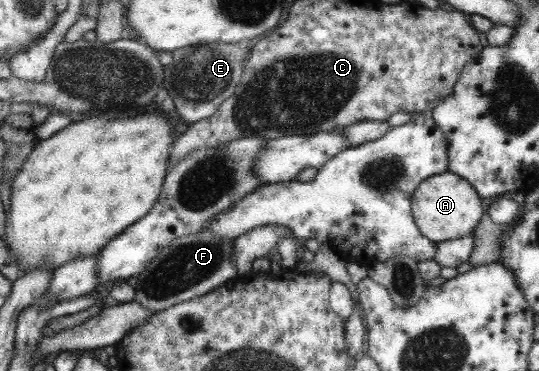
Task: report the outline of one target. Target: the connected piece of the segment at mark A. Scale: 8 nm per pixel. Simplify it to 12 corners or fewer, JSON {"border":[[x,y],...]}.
{"border":[[447,171],[424,180],[410,213],[438,244],[465,237],[481,198]]}

